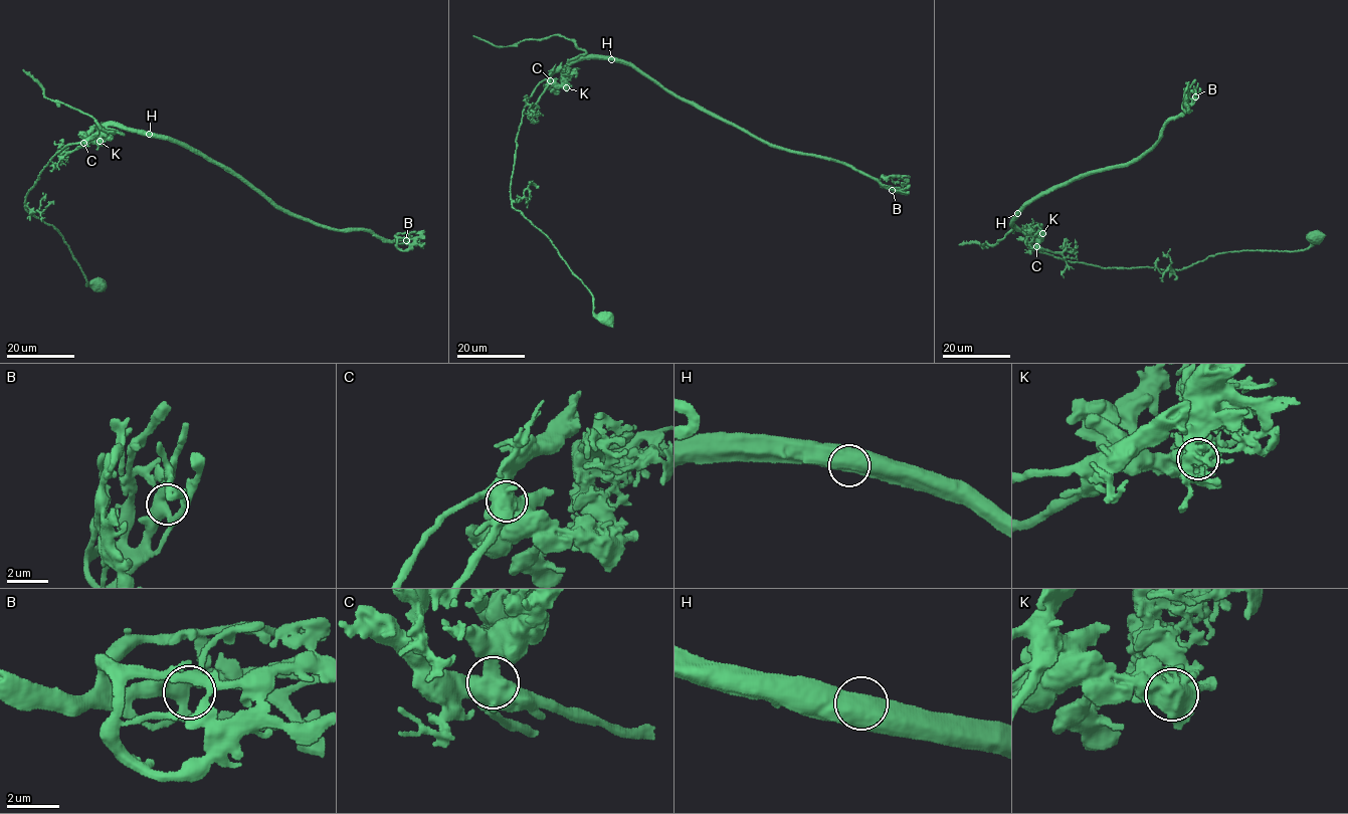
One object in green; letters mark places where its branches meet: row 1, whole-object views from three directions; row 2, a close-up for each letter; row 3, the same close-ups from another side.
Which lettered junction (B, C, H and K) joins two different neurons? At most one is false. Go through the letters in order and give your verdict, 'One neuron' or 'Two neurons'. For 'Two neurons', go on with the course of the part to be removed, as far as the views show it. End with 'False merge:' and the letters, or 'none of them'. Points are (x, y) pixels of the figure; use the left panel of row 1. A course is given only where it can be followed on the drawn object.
B: One neuron
C: One neuron
H: One neuron
K: Two neurons. Course of the part to remove: (100, 141), (67, 145), (53, 156), (28, 191), (24, 206), (58, 231), (87, 281), (85, 285), (105, 290)
False merge: K

